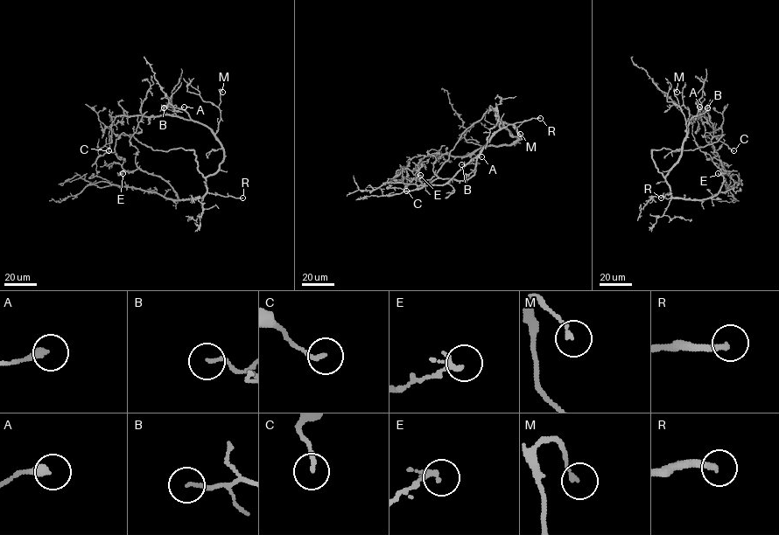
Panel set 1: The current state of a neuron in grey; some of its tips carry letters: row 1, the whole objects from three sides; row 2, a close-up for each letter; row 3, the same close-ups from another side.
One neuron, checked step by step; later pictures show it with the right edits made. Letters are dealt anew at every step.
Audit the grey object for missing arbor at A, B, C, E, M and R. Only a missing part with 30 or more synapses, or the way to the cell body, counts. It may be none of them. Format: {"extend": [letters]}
{"extend": ["R"]}

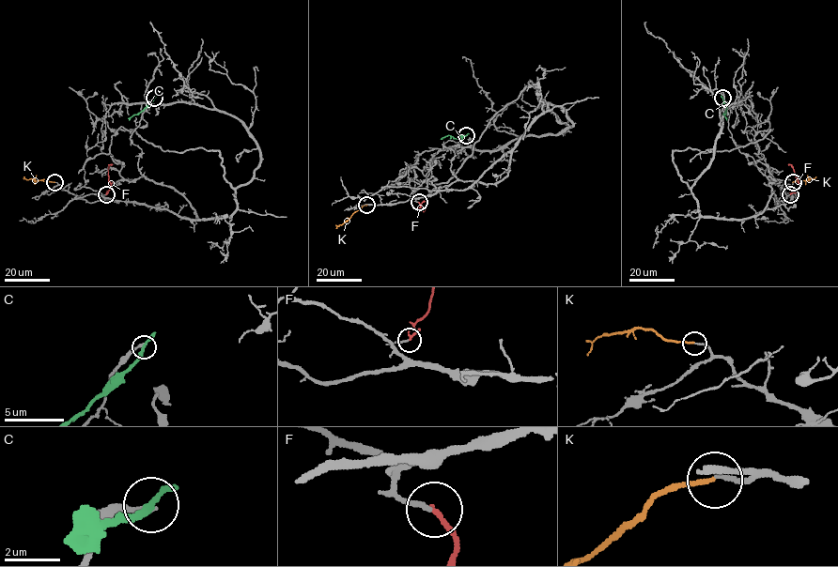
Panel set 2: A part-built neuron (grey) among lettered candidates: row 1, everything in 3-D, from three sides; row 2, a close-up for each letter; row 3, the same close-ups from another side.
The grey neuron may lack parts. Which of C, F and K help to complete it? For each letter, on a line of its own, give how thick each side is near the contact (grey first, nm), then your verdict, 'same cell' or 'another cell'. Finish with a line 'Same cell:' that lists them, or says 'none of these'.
C: 200 nm thick on the grey side, 220 nm on the other; another cell
F: 160 nm thick on the grey side, 180 nm on the other; same cell
K: 130 nm thick on the grey side, 150 nm on the other; same cell
Same cell: F, K

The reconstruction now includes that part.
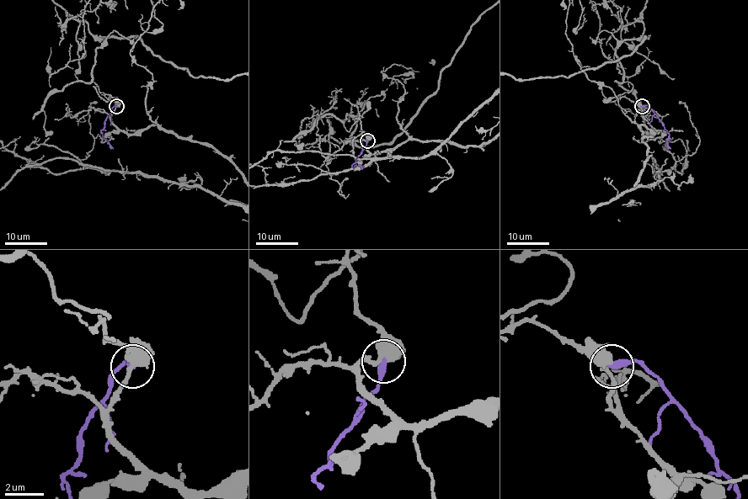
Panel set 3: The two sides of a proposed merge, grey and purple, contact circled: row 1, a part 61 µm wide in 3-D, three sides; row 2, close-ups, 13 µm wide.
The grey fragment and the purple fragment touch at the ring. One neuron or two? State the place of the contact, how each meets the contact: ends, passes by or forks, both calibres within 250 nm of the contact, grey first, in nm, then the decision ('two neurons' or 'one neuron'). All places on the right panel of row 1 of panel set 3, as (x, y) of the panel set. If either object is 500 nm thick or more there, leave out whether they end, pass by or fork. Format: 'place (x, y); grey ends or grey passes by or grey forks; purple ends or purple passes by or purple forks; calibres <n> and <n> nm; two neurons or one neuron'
place (642, 106); grey passes by; purple ends; calibres 480 and 360 nm; two neurons

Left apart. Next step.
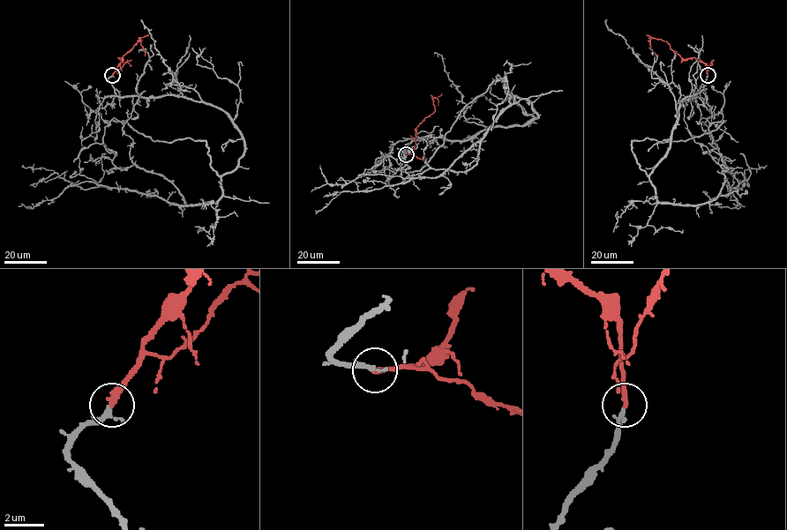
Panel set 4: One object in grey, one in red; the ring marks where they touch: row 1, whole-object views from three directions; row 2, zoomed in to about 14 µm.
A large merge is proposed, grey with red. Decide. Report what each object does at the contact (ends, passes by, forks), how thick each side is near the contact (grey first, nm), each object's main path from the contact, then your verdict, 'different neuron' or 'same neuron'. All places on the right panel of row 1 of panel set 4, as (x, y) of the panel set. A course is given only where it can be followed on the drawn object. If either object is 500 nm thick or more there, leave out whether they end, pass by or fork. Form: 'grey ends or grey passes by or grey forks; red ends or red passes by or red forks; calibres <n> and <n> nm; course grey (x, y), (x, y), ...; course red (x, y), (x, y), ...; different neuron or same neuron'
grey passes by; red ends; calibres 170 and 280 nm; course grey (708, 75), (648, 175), (632, 150), (724, 121), (708, 127), (723, 168); course red (708, 75), (708, 66), (694, 57), (683, 59), (665, 41), (652, 38), (651, 50), (658, 55); same neuron

